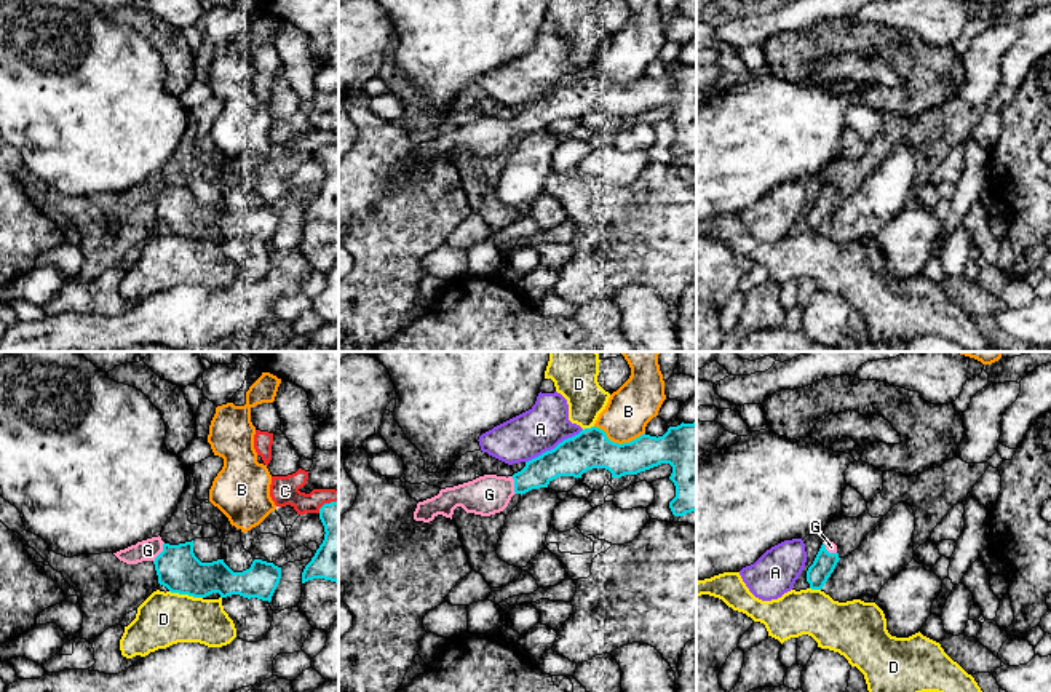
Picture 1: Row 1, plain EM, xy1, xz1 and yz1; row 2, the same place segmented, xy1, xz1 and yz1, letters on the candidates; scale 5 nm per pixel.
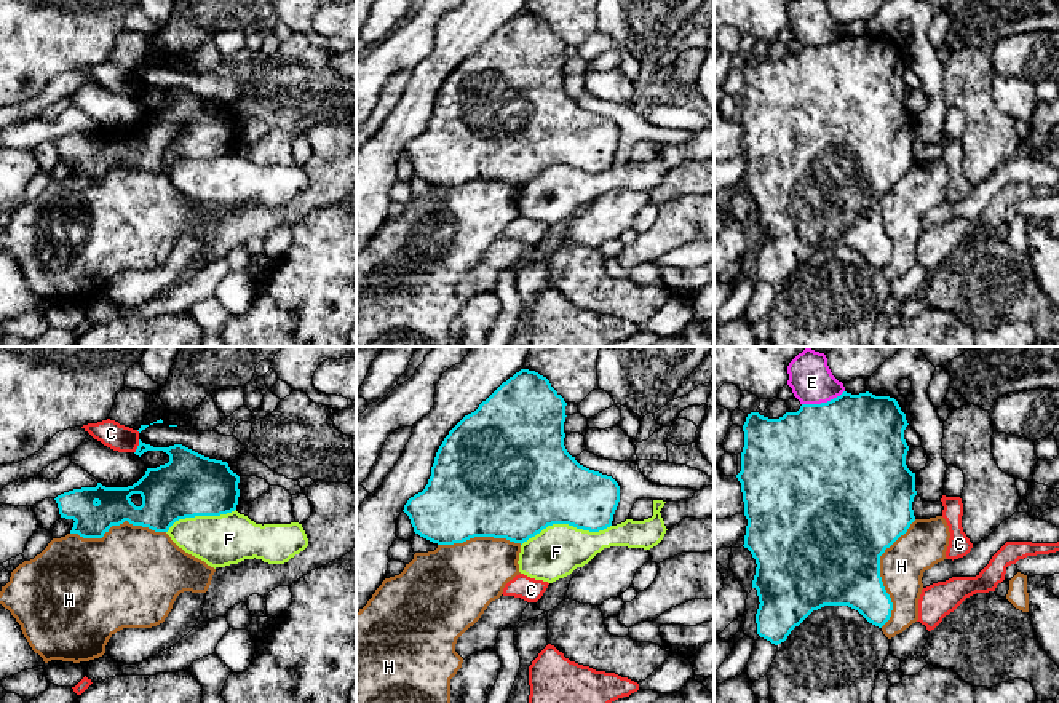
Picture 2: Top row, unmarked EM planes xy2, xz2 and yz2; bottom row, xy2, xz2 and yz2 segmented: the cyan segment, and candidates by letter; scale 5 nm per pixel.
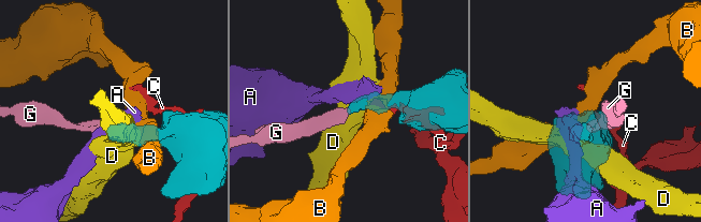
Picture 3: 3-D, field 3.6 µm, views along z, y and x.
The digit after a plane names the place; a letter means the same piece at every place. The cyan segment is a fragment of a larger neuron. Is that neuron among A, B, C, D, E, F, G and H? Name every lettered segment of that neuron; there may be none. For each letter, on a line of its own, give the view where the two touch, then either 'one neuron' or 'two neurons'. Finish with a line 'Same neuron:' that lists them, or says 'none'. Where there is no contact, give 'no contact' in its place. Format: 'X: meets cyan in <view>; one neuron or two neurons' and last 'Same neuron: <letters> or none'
A: meets cyan in xz1; two neurons
B: meets cyan in xz1; two neurons
C: meets cyan in xy2; two neurons
D: meets cyan in xy1; two neurons
E: meets cyan in yz2; two neurons
F: meets cyan in xz2; two neurons
G: meets cyan in xy1; one neuron
H: meets cyan in yz2; two neurons
Same neuron: G

